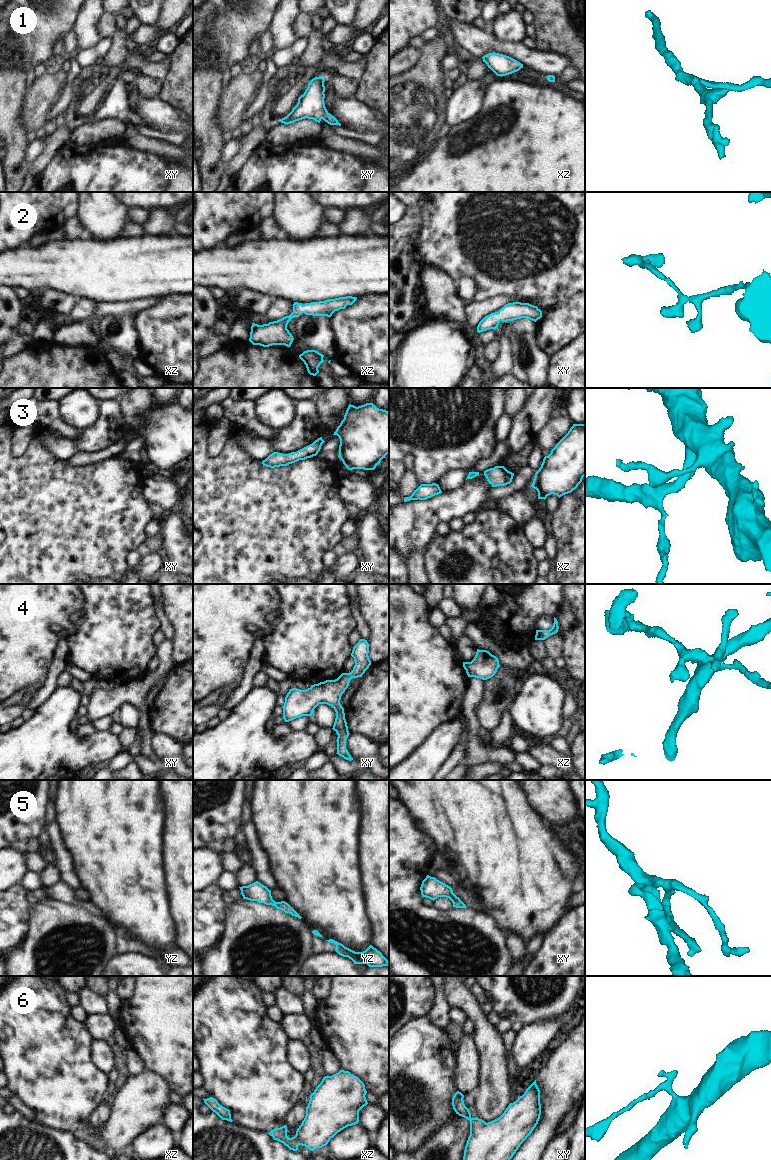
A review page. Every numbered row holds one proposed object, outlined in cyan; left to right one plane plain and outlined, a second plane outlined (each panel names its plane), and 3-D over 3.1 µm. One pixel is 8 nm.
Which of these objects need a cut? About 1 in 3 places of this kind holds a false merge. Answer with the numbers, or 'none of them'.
none of them

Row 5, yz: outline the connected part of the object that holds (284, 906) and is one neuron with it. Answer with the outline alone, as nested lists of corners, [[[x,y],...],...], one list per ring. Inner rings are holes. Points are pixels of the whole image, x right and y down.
[[[258,881],[248,886],[242,886],[239,888],[241,890],[243,899],[257,901],[266,905],[272,905],[275,906],[277,909],[284,911],[285,913],[289,913],[292,916],[298,917],[299,919],[302,918],[287,902],[275,902],[272,899],[271,890],[269,890],[266,886],[262,885]]]

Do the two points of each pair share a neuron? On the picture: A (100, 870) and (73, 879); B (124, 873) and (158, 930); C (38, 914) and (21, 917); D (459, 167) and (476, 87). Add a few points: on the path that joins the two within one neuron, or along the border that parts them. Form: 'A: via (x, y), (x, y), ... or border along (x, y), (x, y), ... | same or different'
A: border along (70, 855), (73, 861), (73, 868), (81, 886) | different
B: via (127, 887), (145, 916) | same
C: border along (30, 904), (30, 931), (23, 939) | different
D: border along (483, 99), (480, 109), (473, 116), (451, 127) | different

